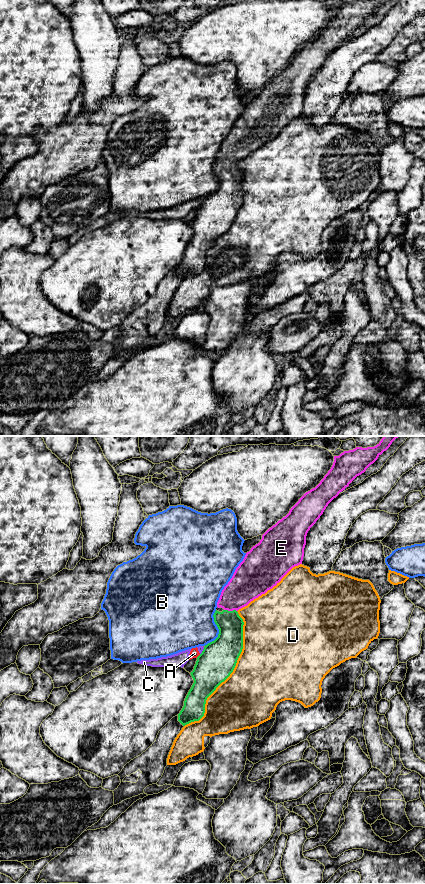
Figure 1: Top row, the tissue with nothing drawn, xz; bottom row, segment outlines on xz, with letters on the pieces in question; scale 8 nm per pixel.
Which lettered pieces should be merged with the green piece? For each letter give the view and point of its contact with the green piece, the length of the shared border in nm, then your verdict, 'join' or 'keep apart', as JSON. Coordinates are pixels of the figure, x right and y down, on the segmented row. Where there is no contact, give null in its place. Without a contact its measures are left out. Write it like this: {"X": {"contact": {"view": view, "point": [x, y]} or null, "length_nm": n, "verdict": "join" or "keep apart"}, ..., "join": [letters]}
{"A": {"contact": {"view": "xz", "point": [199, 655]}, "length_nm": 50, "verdict": "keep apart"}, "B": {"contact": {"view": "xz", "point": [219, 630]}, "length_nm": 300, "verdict": "keep apart"}, "C": {"contact": {"view": "xz", "point": [202, 651]}, "length_nm": 70, "verdict": "keep apart"}, "D": {"contact": {"view": "xz", "point": [231, 672]}, "length_nm": 1000, "verdict": "keep apart"}, "E": {"contact": {"view": "xz", "point": [230, 611]}, "length_nm": 110, "verdict": "join"}, "join": ["E"]}

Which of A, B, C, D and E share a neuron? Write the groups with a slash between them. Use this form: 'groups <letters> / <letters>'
groups A C / B / D / E

